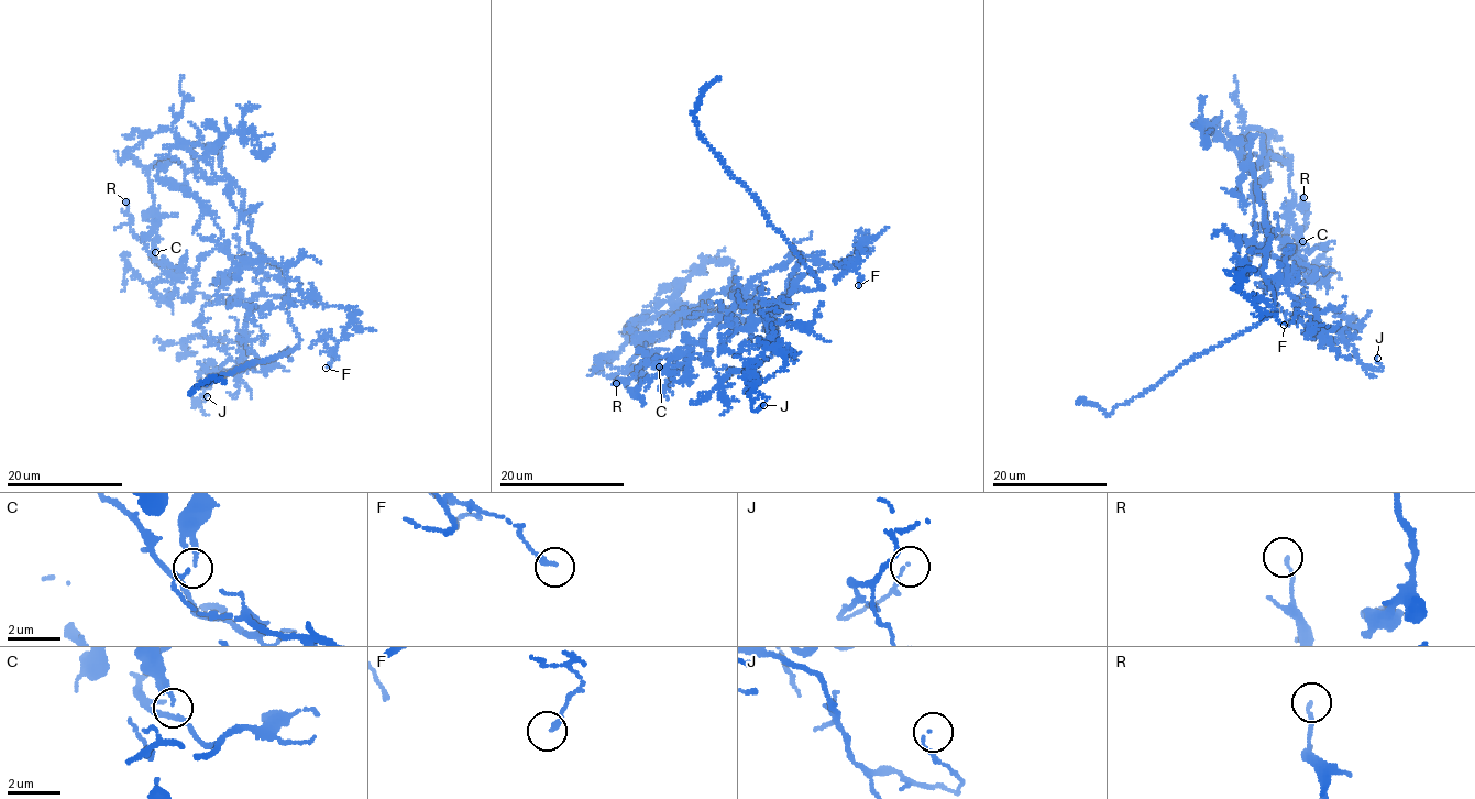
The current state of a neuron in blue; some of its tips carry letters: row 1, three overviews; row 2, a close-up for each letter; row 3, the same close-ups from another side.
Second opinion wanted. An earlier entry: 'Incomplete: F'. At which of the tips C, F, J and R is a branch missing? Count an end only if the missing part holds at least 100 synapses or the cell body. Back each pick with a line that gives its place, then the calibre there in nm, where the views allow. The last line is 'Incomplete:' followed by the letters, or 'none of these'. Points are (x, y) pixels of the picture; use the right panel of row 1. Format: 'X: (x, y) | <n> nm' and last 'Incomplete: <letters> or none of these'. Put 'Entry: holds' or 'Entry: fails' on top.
Entry: fails
Incomplete: none of these

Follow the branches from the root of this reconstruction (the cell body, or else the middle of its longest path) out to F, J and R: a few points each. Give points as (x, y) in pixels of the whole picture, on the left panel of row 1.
F: (287, 293), (289, 302), (338, 305), (350, 315), (350, 325), (330, 351), (333, 357), (326, 368)
J: (287, 293), (281, 306), (250, 313), (244, 360), (231, 372), (205, 370), (210, 385), (193, 407), (207, 396)
R: (287, 293), (275, 277), (243, 267), (218, 249), (193, 270), (156, 263), (134, 236), (125, 201)

